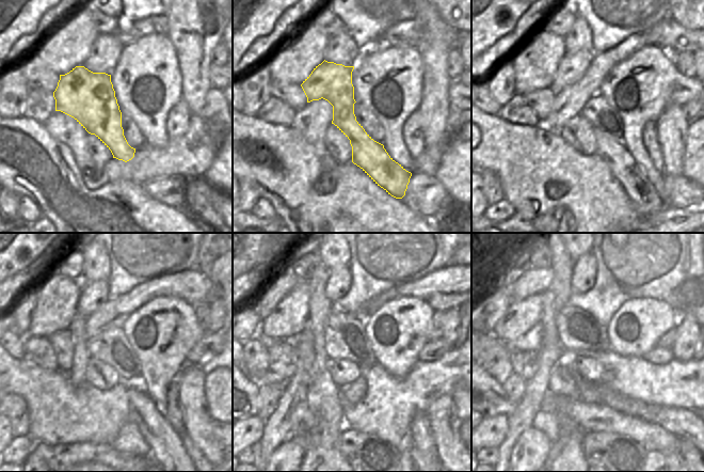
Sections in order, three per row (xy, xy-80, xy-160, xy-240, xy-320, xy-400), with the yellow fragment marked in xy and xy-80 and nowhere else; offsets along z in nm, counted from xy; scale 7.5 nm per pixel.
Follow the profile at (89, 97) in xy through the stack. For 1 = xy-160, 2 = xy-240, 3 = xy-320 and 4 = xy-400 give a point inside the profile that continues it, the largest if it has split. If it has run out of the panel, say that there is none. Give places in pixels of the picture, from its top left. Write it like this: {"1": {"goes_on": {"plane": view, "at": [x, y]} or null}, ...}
{"1": {"goes_on": {"plane": "xy-160", "at": [642, 193]}}, "2": {"goes_on": {"plane": "xy-240", "at": [164, 442]}}, "3": {"goes_on": {"plane": "xy-320", "at": [338, 283]}}, "4": {"goes_on": {"plane": "xy-400", "at": [585, 268]}}}

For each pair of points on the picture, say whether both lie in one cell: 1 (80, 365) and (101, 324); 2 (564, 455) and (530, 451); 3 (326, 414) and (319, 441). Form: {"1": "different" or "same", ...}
{"1": "different", "2": "different", "3": "same"}

